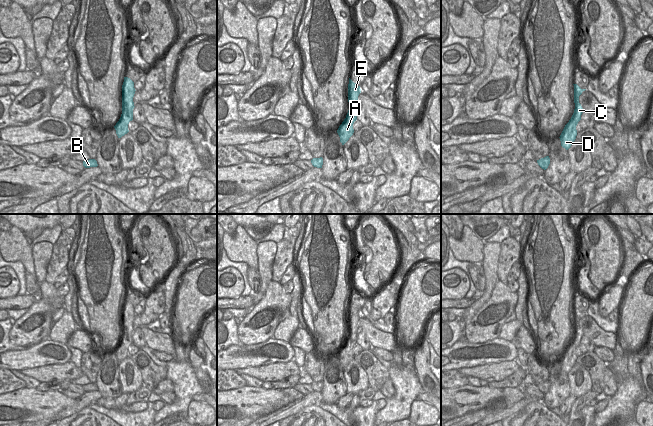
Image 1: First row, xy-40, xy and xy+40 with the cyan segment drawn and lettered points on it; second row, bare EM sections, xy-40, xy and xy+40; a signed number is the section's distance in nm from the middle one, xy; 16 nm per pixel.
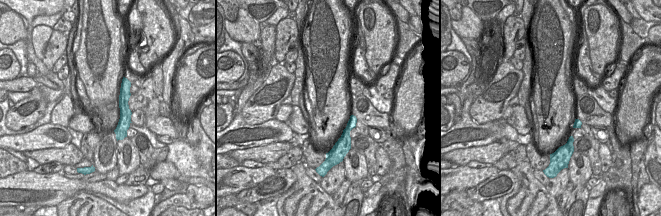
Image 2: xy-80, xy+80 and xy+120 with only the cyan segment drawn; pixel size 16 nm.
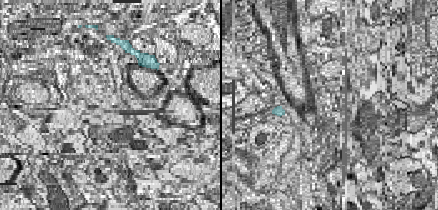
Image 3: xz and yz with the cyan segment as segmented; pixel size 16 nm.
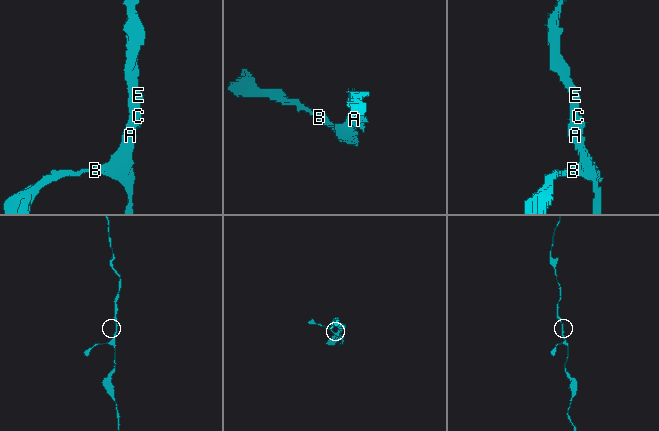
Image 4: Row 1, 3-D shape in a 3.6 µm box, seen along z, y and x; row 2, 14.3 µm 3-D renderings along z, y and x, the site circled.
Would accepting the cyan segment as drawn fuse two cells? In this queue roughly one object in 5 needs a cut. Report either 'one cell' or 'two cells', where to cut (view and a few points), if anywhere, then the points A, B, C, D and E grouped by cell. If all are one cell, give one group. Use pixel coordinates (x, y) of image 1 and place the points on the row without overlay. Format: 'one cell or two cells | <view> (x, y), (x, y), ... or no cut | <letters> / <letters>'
one cell | no cut | A B C D E

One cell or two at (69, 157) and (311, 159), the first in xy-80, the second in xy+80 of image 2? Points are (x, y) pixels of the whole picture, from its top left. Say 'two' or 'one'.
two

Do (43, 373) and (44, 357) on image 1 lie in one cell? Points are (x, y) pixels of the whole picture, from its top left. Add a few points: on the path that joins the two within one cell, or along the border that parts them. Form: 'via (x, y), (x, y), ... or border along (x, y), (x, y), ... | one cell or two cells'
border along (68, 360), (63, 363), (27, 367), (22, 370) | two cells

